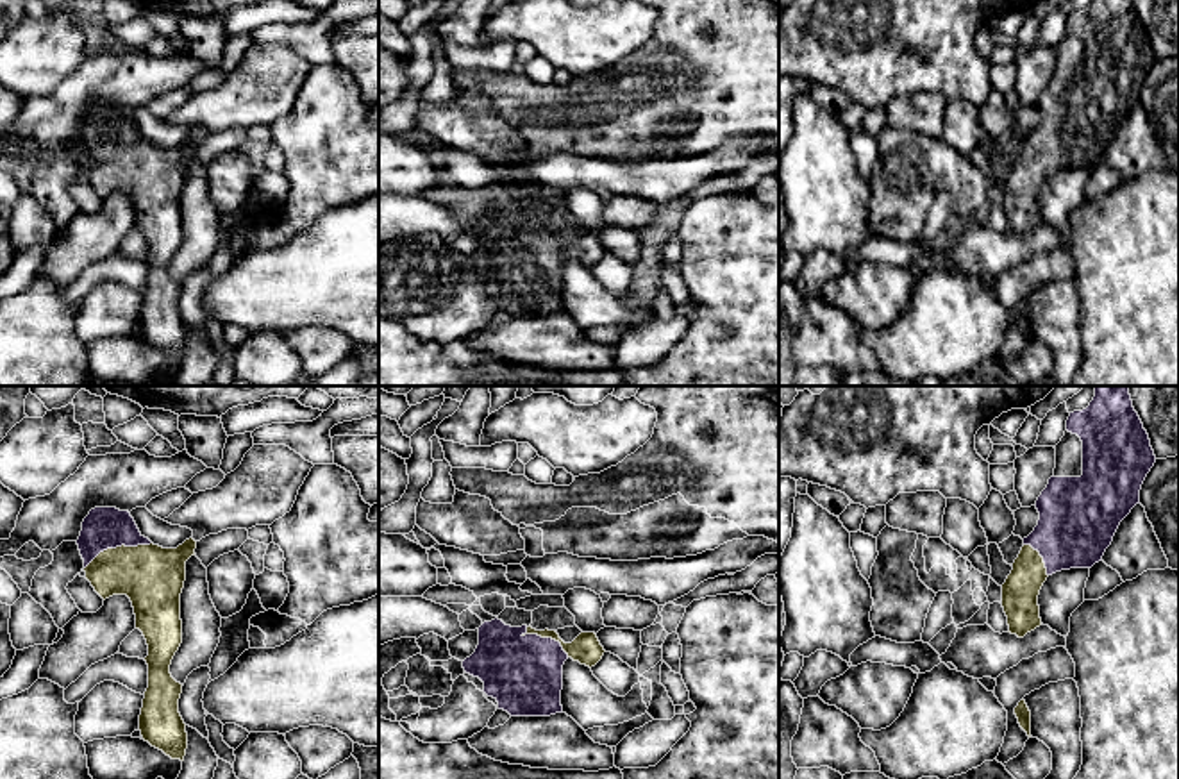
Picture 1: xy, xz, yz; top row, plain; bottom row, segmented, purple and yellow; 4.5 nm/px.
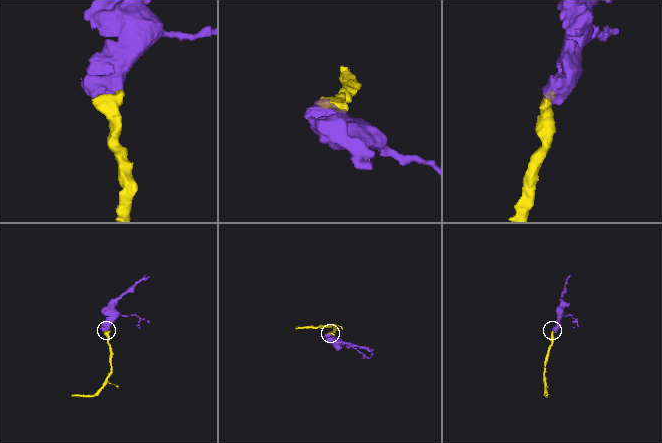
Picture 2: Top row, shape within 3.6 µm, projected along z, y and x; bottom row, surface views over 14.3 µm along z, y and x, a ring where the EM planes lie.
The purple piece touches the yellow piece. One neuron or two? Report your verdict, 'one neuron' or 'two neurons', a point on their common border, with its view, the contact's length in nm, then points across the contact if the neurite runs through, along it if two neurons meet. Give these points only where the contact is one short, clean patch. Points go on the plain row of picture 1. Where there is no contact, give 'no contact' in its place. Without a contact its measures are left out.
one neuron | xy (117, 145) | 320 nm

